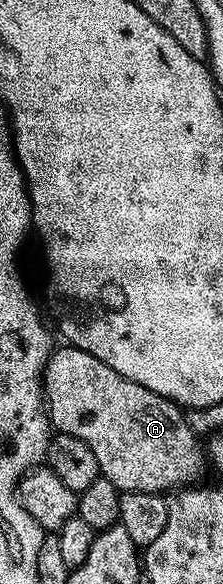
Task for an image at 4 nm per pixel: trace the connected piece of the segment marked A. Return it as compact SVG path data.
M63 344L52 349L51 359L43 370L43 396L49 411L49 421L58 433L77 436L93 448L97 456L100 475L108 478L121 492L149 492L163 494L171 492L180 484L195 484L200 481L205 470L205 450L201 438L191 431L182 409L174 402L163 398L157 392L113 372L109 364L101 364L97 356L81 352L81 348Z

